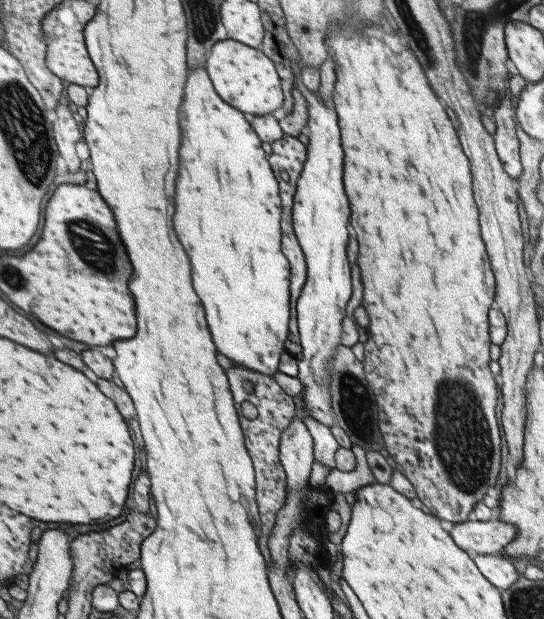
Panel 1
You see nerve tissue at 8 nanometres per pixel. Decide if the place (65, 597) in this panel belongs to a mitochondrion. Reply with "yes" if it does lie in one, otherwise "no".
no

